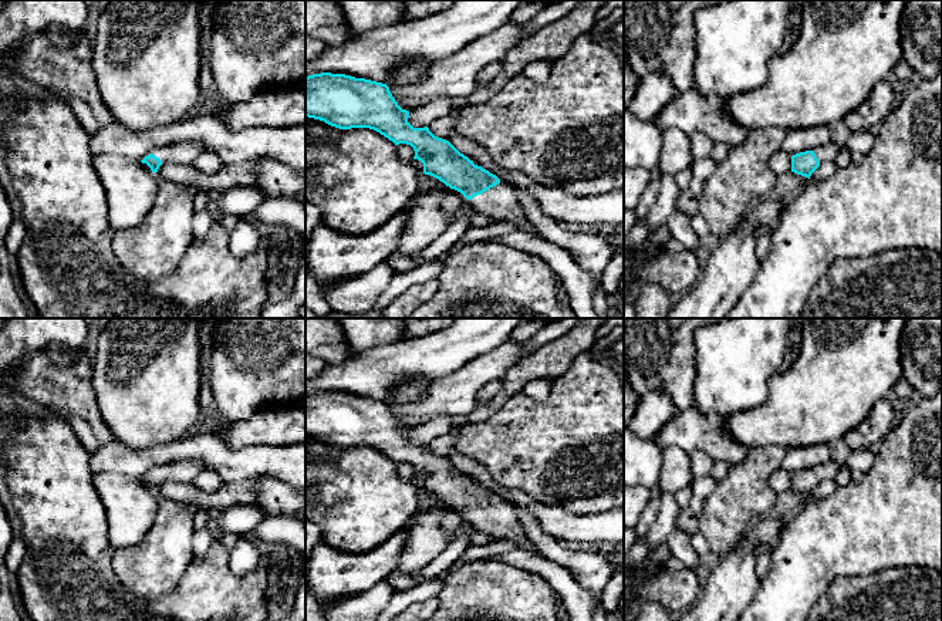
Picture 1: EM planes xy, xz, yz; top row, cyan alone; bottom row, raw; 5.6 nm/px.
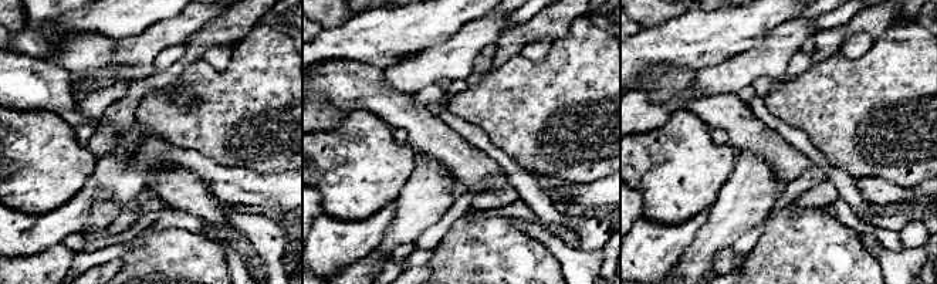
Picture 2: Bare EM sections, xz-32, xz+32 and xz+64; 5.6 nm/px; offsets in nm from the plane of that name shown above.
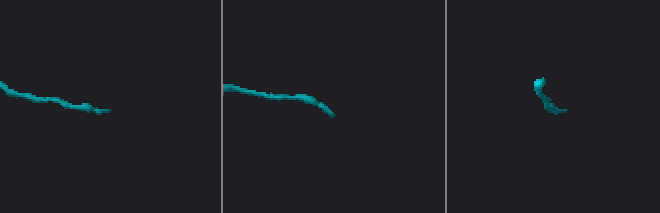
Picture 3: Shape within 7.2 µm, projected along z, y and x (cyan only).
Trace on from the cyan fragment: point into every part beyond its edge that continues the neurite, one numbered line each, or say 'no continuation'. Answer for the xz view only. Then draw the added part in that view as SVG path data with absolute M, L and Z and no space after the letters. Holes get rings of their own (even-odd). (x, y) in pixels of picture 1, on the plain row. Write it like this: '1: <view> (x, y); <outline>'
1: xz (500, 519); M500 499L499 503L467 520L477 531L493 534L500 541L511 541L529 554L541 556L537 546L527 537L517 517L517 509L506 499Z

